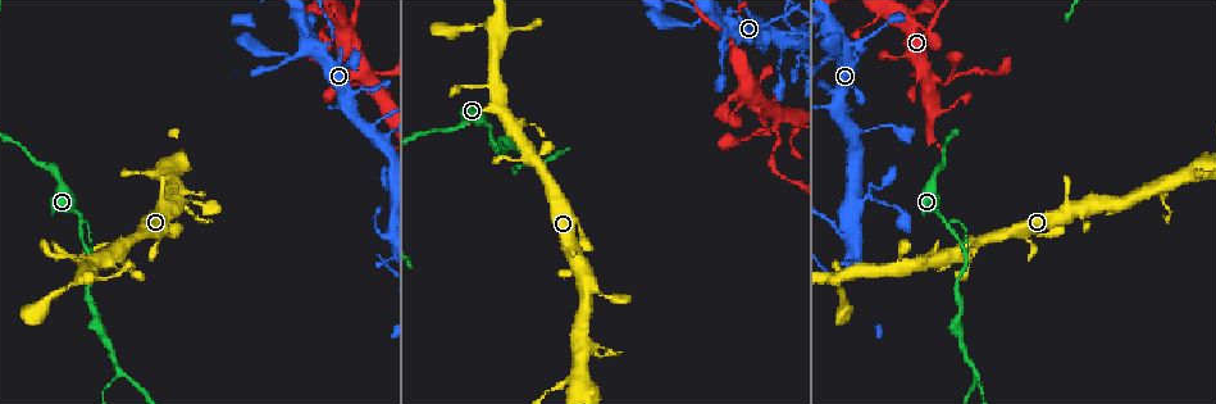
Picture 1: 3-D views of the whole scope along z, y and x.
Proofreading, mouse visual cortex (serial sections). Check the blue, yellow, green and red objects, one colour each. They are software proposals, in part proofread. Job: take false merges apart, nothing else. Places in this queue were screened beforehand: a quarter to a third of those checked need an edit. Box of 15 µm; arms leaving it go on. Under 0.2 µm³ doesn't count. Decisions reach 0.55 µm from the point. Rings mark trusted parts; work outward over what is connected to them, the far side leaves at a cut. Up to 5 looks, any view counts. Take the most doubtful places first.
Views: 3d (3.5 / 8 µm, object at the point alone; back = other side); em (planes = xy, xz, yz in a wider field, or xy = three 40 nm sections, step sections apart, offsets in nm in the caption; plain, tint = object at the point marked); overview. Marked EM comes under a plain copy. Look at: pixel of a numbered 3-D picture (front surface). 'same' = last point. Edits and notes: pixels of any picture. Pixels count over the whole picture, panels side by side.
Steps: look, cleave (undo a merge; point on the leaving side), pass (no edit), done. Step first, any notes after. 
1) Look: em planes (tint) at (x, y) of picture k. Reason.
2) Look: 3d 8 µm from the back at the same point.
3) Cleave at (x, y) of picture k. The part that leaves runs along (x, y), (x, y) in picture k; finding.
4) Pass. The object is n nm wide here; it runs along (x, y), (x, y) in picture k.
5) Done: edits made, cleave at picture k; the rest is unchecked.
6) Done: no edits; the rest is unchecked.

Look: 3d 8 µm at (778, 123) of picture 1. Thick turns thin.

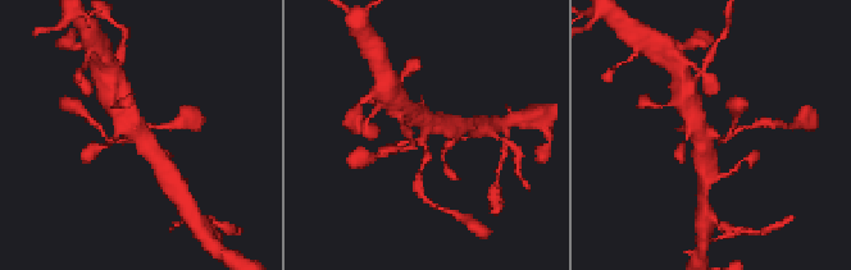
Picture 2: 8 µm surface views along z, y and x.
Look: em xy step 2 (tint) at (711, 134) of picture 2.

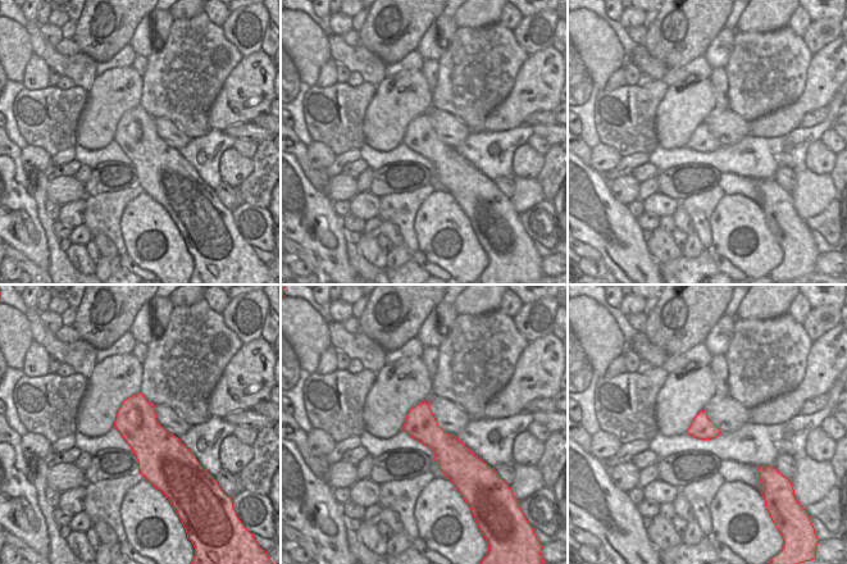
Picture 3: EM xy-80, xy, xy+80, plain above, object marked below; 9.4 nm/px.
Pass. The object is 280 nm wide here; it runs along (117, 103), (126, 119), (162, 163) in picture 2; all the same cell.

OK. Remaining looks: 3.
Look: 3d 8 µm at (329, 43) of picture 1. Abrupt turn.

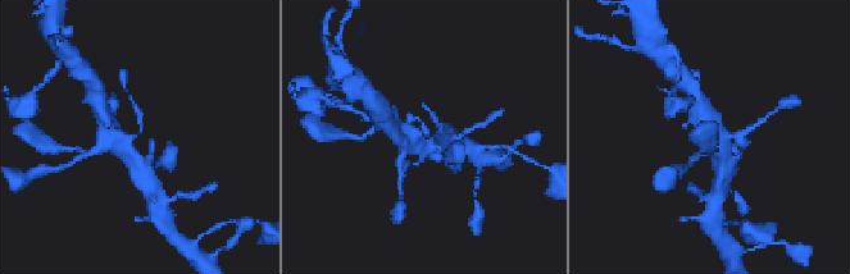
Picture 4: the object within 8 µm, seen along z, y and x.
Look: em xy step 1 (tint) at (141, 130) of picture 4. The arms are 200, 500 nm wide; shape alone is not enough.

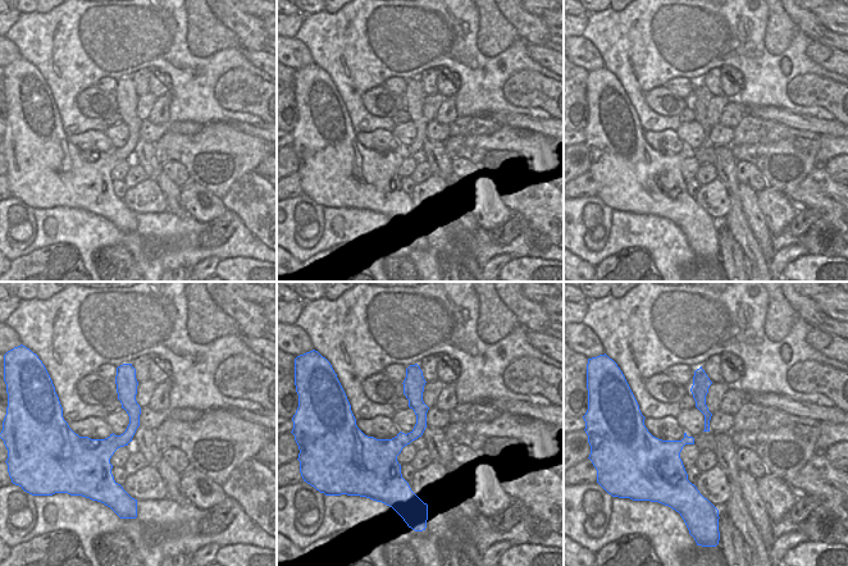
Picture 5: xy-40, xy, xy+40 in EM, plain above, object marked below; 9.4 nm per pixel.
Pass. It runs along (413, 370), (420, 427), (392, 451), (397, 475) in picture 5; continuous, no second cell.

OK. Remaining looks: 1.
Done: no edits; the rest is unchecked.

